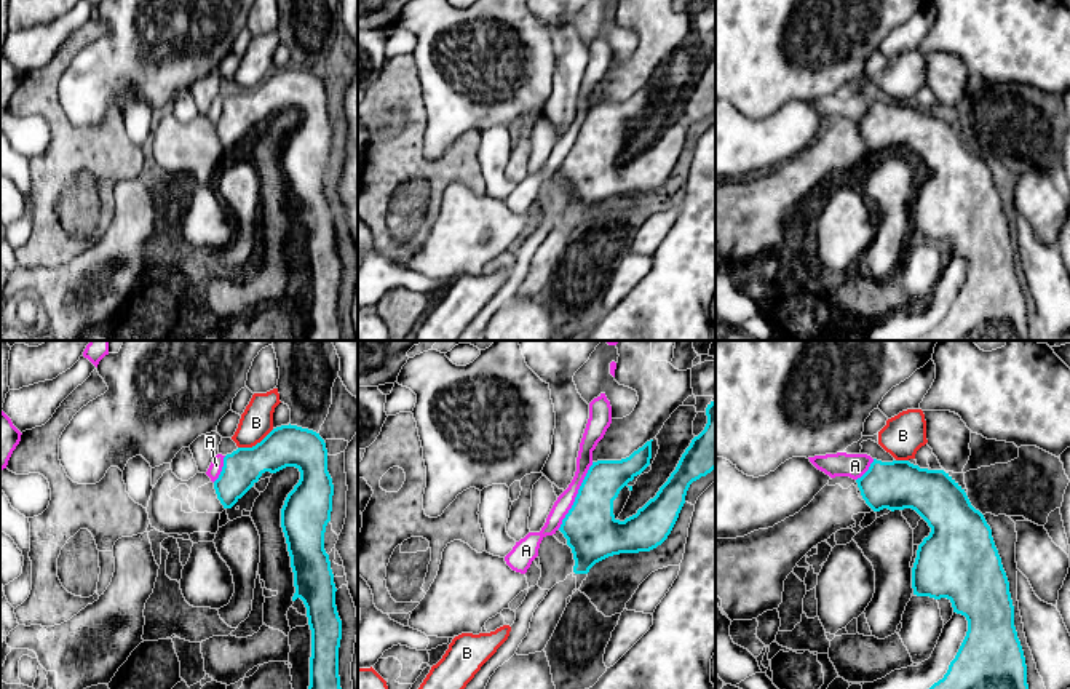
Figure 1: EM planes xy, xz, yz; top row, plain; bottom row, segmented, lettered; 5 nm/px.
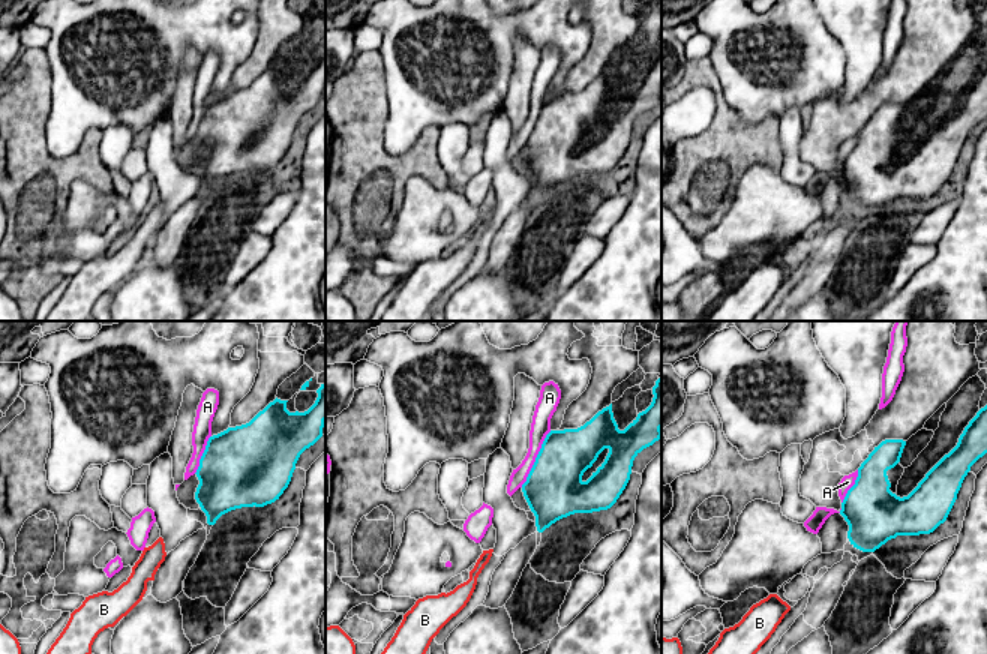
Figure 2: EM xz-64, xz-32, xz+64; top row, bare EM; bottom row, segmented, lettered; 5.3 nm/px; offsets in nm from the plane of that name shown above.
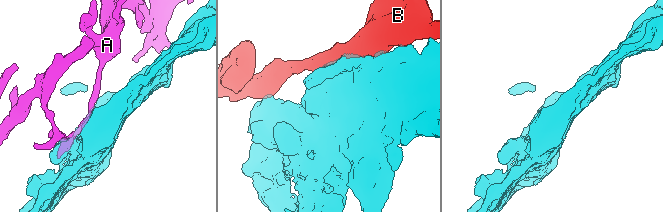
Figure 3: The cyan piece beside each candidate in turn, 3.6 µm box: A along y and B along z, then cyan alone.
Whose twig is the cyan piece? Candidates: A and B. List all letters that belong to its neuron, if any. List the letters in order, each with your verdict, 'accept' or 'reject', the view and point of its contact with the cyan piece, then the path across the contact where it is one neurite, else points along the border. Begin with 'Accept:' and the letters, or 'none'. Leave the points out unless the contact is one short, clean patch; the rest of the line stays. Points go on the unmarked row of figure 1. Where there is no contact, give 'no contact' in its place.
Accept: none
A: reject; meets cyan in xz at (577, 138)
B: reject; meets cyan in xy at (257, 85)

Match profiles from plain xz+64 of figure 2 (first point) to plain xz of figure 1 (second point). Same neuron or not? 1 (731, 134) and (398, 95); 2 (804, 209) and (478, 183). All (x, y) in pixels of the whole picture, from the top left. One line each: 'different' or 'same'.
1: same
2: different

